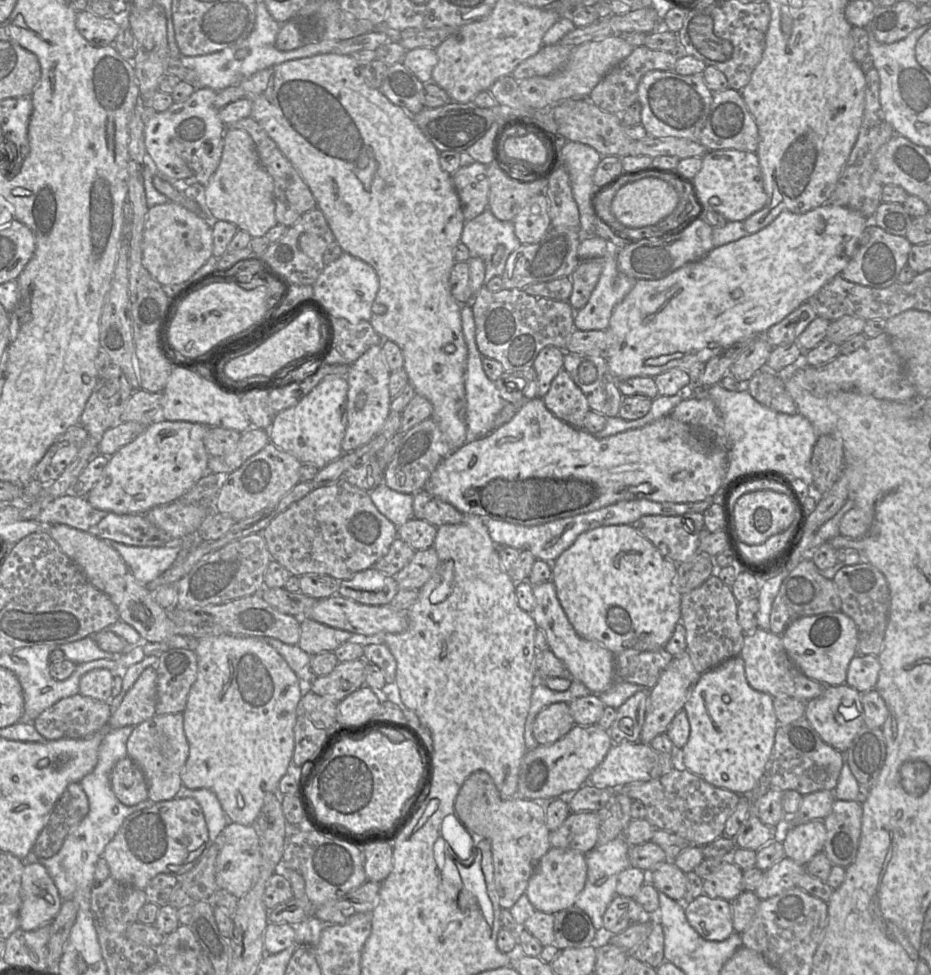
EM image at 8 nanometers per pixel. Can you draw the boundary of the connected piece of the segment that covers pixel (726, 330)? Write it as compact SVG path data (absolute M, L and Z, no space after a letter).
M824 204L802 214L783 211L761 230L736 241L715 247L702 258L684 265L664 278L637 280L630 293L613 309L609 327L605 330L608 331L608 348L605 351L605 357L611 373L618 381L621 381L633 377L654 378L672 368L688 370L694 363L706 363L712 357L740 340L754 339L759 335L763 335L770 327L782 321L812 297L829 280L836 275L840 275L857 251L860 238L870 222L871 219L867 219L857 211L832 204Z

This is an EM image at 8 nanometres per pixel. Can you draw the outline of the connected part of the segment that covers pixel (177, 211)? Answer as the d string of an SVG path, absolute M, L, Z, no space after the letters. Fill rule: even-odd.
M172 201L149 208L143 233L142 261L161 285L186 282L213 256L212 252L212 226L204 216Z

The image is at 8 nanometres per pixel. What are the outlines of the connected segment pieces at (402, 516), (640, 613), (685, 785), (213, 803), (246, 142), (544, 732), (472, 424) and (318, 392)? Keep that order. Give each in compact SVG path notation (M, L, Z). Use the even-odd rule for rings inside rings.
M382 483L369 495L377 509L396 527L414 518L414 494L397 492Z
M609 525L594 528L578 536L576 541L565 550L552 564L552 581L556 586L559 602L579 636L596 641L606 647L614 656L631 649L650 651L665 647L672 637L676 625L681 622L681 596L676 585L677 564L664 557L646 537L641 535L632 525Z
M675 756L674 769L669 773L650 781L623 785L614 793L641 801L647 811L646 819L656 829L674 833L698 847L706 846L724 836L725 823L734 812L740 798L739 794L715 787L690 772L675 759Z
M182 785L176 798L193 798L198 802L205 817L210 842L215 842L229 823L215 793L206 788L189 789Z
M242 129L224 133L220 164L205 186L205 200L216 220L230 222L252 238L263 237L278 224L275 216L274 180L261 165L255 143Z
M557 702L538 713L533 725L533 735L539 745L549 745L566 735L574 726L569 704Z
M469 304L461 305L460 309L462 334L467 346L468 356L465 371L465 394L466 394L466 442L473 442L485 437L493 430L495 418L505 406L506 402L499 394L495 382L486 375L482 365L482 354L476 344L476 327L472 308Z
M327 376L298 404L277 413L268 430L272 444L297 458L311 462L319 470L343 454L341 444L346 431L346 399L348 383L345 376Z

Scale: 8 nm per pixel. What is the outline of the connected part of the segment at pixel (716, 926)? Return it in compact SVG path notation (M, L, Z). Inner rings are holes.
M702 894L685 903L689 924L708 941L724 941L734 933L731 902Z

